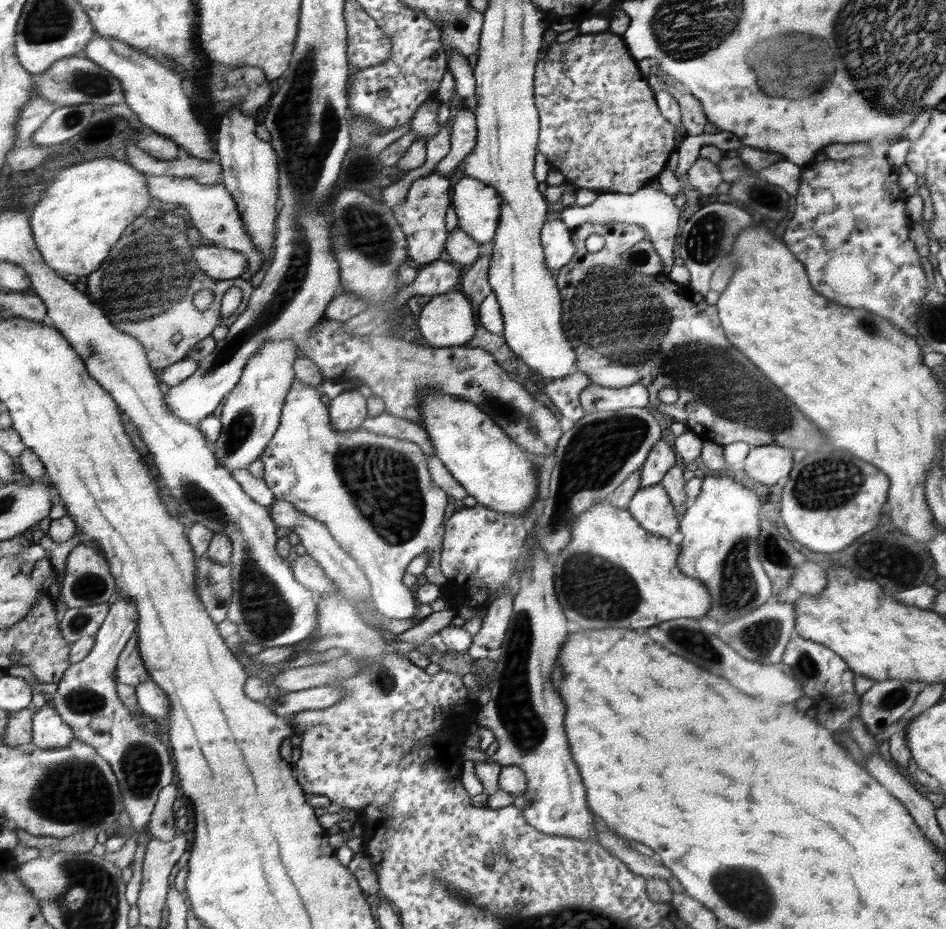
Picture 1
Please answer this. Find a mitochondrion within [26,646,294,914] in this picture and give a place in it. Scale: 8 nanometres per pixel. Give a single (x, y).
(141, 767)

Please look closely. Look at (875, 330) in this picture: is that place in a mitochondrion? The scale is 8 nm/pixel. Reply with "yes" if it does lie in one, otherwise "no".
yes

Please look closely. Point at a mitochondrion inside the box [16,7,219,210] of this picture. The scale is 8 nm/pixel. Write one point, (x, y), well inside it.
(82, 79)

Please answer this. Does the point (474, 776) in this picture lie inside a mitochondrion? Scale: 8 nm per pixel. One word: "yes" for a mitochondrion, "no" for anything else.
no

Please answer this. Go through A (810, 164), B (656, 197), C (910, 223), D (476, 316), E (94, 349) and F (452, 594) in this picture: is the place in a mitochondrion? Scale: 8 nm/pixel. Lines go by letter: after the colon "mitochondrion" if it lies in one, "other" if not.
A: other
B: other
C: other
D: other
E: mitochondrion
F: other

